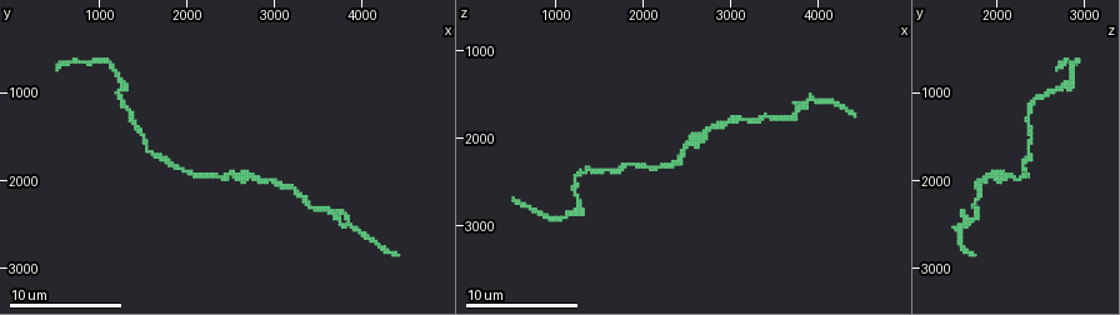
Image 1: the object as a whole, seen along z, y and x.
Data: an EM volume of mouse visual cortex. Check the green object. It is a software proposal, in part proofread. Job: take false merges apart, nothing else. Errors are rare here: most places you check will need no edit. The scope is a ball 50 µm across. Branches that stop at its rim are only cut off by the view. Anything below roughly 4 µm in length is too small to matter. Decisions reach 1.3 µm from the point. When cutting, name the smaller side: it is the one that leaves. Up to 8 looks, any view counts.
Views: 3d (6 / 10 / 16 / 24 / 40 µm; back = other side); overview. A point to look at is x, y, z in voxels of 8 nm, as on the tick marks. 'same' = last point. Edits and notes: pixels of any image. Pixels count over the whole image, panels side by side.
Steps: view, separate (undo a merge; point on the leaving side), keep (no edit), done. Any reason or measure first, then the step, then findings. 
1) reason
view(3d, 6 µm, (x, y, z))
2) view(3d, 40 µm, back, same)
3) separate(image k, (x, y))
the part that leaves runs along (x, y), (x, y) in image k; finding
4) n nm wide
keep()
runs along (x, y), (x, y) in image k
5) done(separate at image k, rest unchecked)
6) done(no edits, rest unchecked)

a narrow waist
view(3d, 16 µm, (1200, 750, 2900))

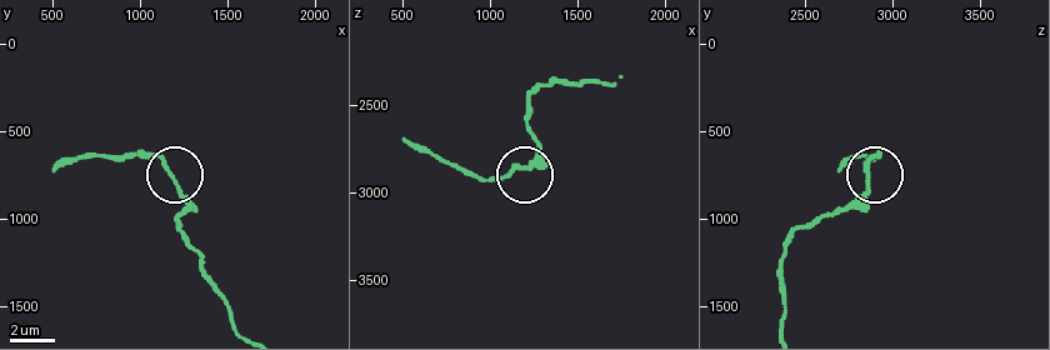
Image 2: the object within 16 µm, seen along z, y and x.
keep()
all the same neuron

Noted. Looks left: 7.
calibre changes
view(3d, 10 µm, (3550, 2300, 1750))

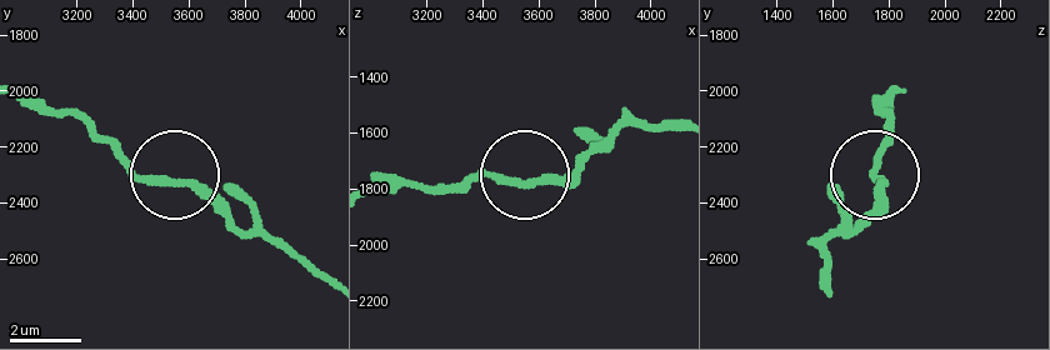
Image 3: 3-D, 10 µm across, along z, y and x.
closer look
view(3d, 6 µm, (3550, 2330, 1770))

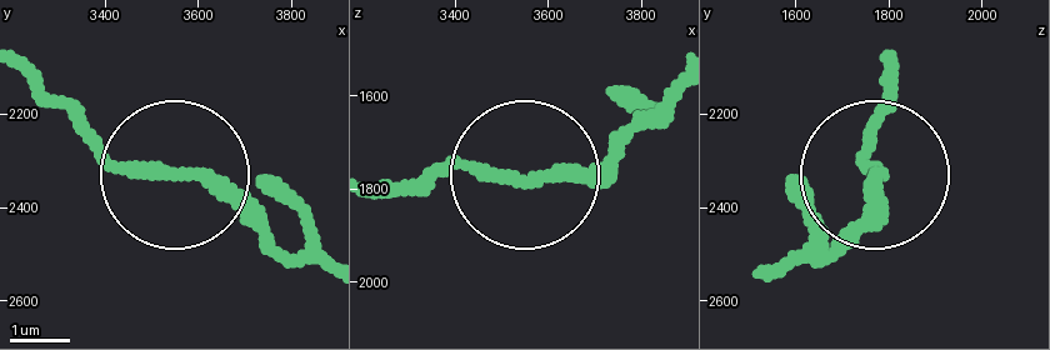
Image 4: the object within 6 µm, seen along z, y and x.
220 nm wide
keep()
runs along (883, 76), (868, 161), (883, 196), (843, 251) in image 4; one neuron here

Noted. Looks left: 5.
sudden change in width
view(3d, 6 µm, (2750, 2000, 1900))

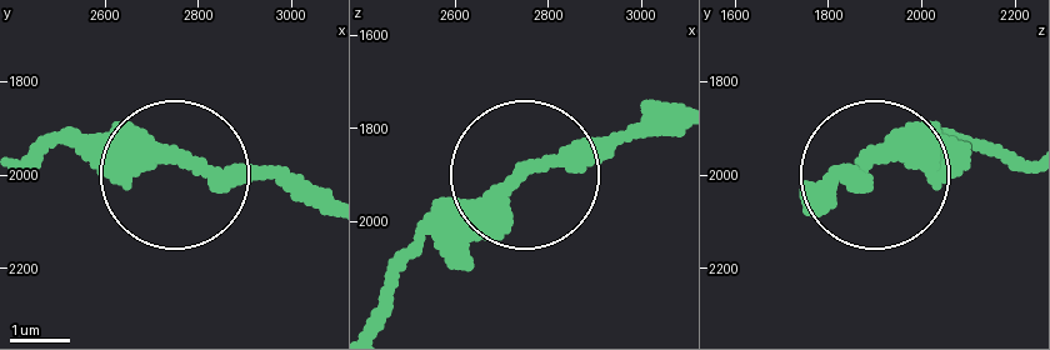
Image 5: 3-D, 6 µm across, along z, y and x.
view(3d, 6 µm, back, (2745, 1960, 1895))

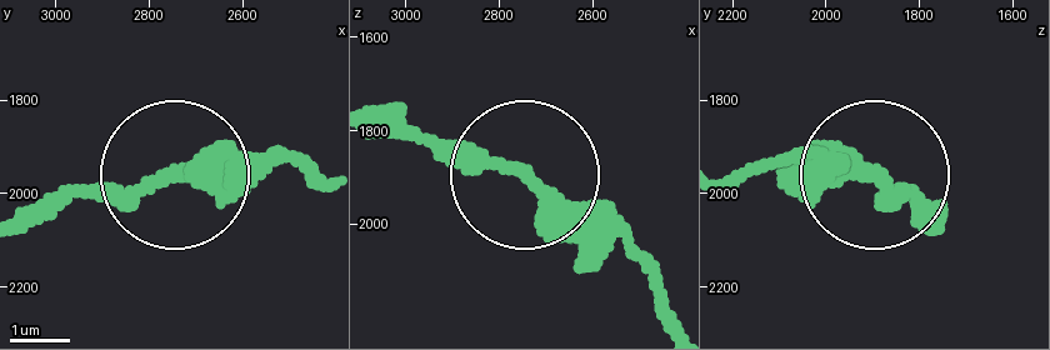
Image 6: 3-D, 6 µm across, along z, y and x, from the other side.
300 nm wide
keep()
runs along (679, 319), (519, 174), (390, 140) in image 6; all the same neuron

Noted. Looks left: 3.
view(3d, 16 µm, (2200, 1950, 2350))

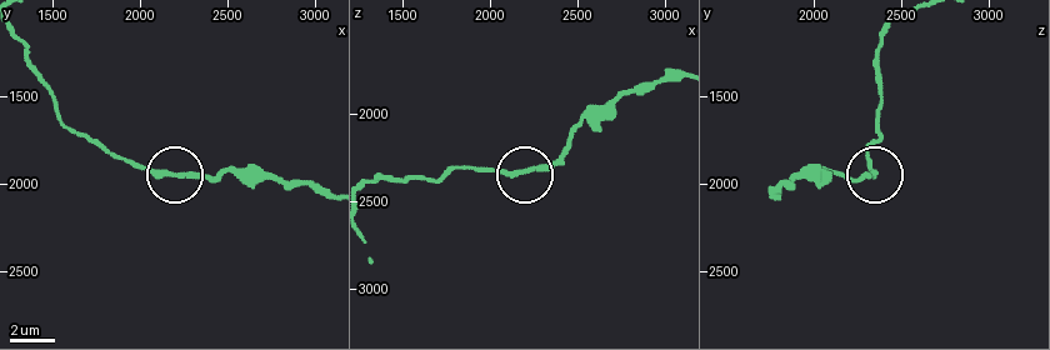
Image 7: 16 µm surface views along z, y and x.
keep()
all the same neuron

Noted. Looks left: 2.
done(no edits, rest unchecked)

